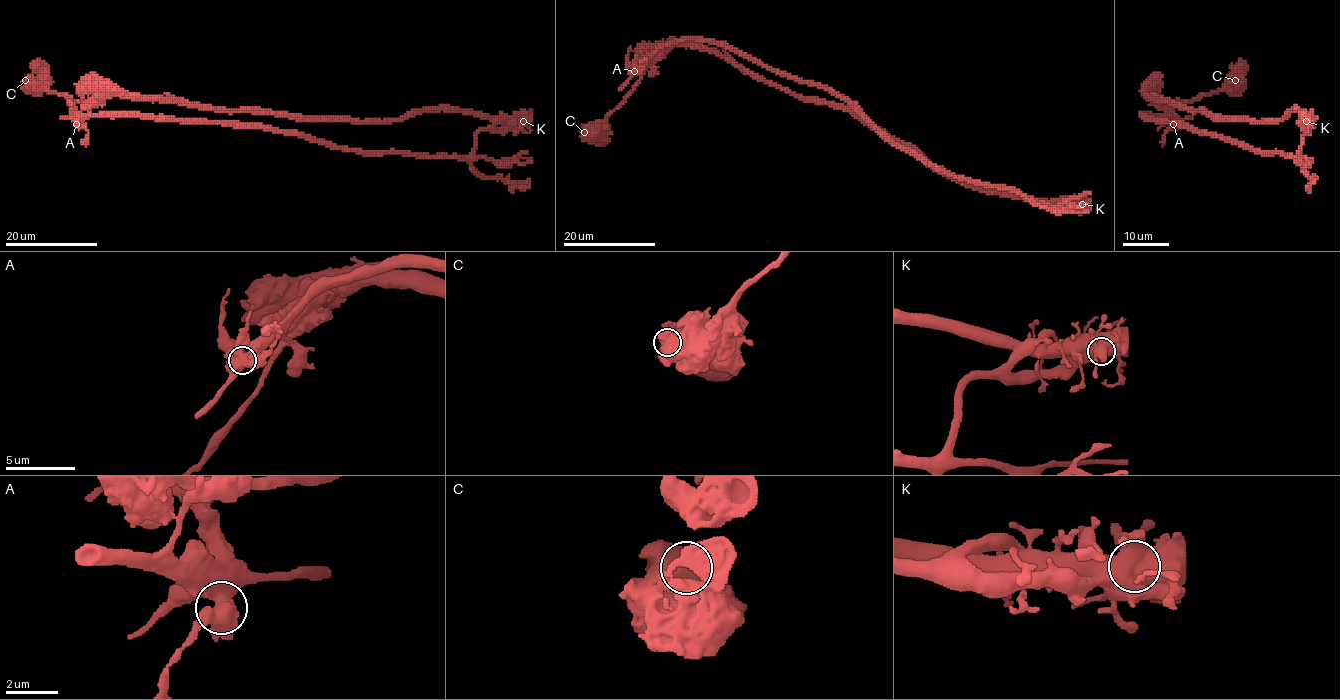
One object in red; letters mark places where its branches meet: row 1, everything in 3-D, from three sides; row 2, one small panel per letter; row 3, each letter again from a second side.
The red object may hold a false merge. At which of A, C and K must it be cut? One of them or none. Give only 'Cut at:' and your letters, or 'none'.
Cut at: K

